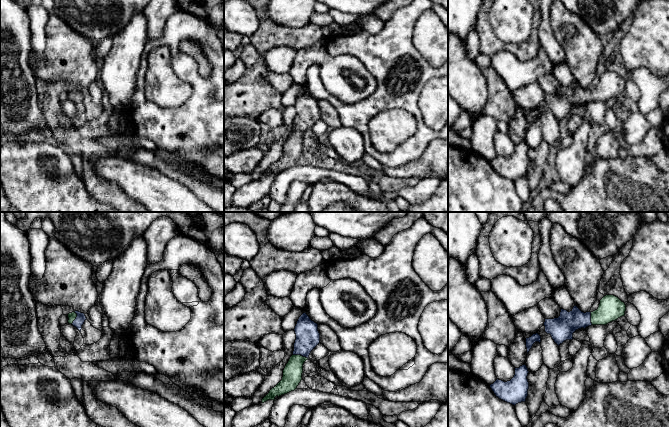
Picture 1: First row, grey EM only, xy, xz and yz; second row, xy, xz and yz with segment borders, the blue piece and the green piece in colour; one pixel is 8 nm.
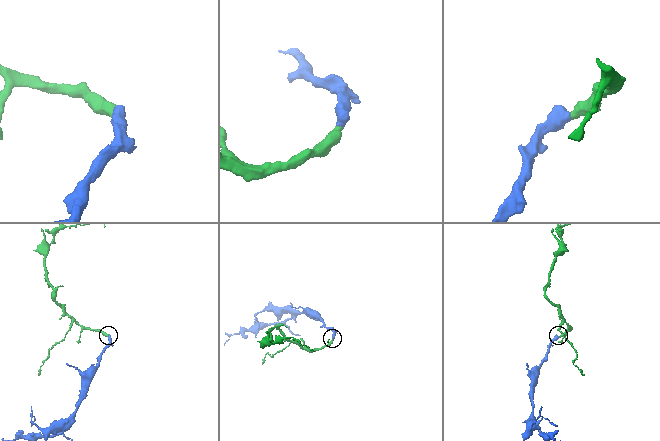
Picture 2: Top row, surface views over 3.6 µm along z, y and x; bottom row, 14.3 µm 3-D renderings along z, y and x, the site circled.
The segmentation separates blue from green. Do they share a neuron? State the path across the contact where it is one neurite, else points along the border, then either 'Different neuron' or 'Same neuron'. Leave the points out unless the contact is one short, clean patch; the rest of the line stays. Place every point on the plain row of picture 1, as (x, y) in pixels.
Path across: xz (307, 111), (301, 131), (295, 139), (292, 150). Same neuron

